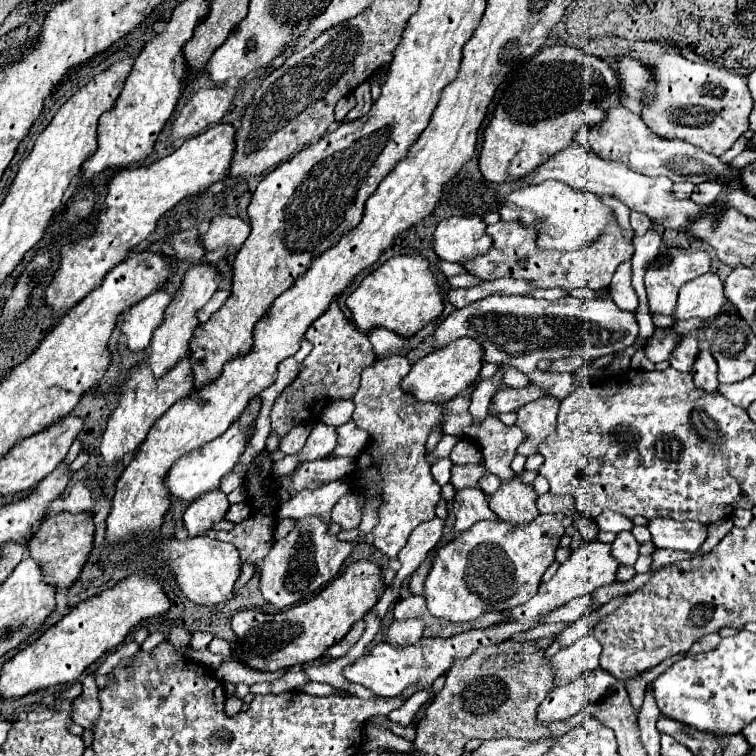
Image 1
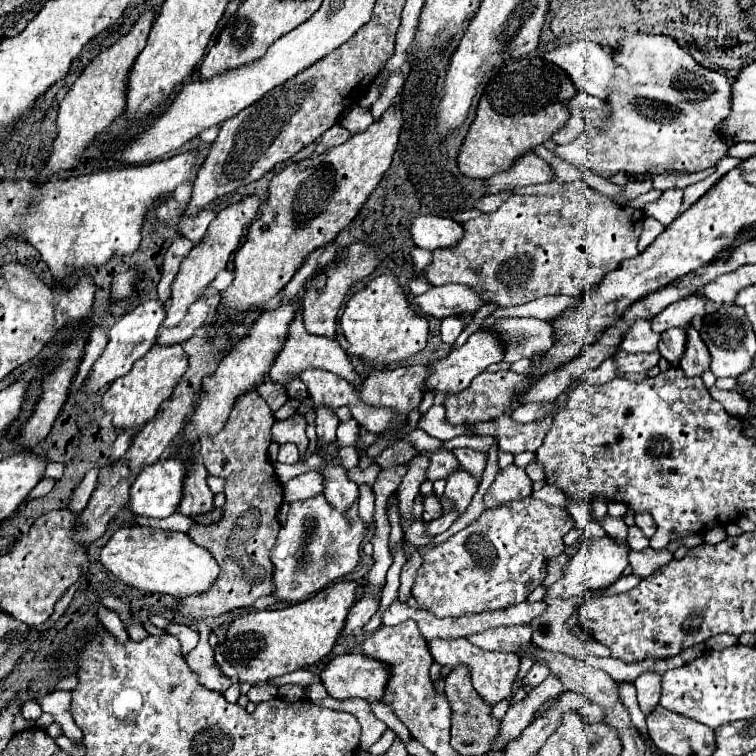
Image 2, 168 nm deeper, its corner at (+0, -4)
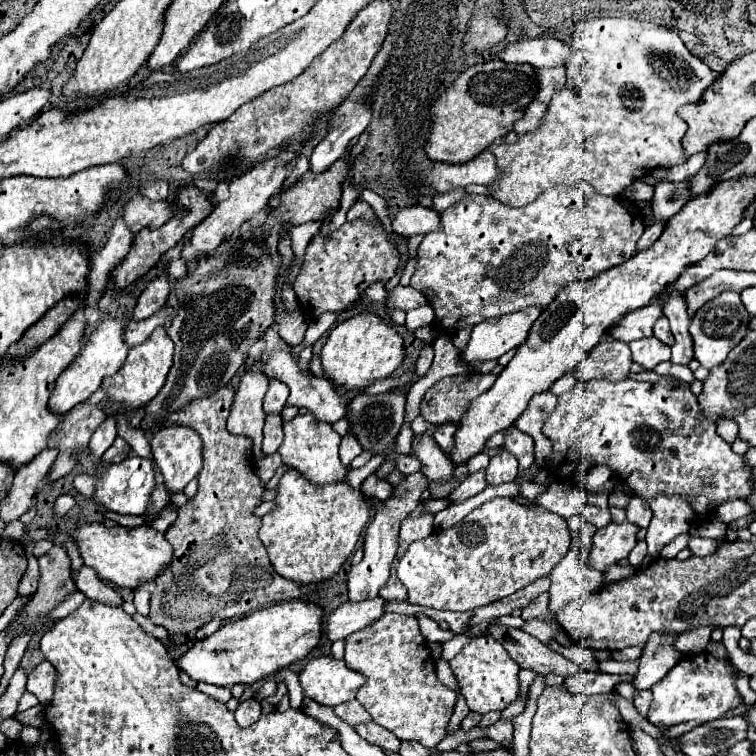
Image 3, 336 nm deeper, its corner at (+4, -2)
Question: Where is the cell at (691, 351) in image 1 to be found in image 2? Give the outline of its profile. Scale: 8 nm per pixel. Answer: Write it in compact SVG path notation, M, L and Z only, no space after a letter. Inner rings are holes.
M671 328L669 332L661 332L659 352L673 366L679 366L679 360L685 352L685 328Z

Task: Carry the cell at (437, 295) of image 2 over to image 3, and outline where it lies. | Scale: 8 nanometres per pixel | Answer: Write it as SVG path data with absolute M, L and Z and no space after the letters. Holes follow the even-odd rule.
M397 286L391 294L389 294L389 302L387 302L387 310L389 308L401 308L401 310L413 310L427 304L427 298L423 292L411 288L411 286Z

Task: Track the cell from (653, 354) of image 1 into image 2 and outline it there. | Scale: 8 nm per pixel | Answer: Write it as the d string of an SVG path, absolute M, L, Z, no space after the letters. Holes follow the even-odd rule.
M617 352L615 354L615 364L619 374L639 374L647 372L659 362L659 352L653 354L629 354L629 352Z

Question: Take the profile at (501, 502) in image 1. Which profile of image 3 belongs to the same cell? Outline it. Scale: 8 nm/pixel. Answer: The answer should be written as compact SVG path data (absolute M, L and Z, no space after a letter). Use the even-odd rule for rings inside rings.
M503 452L499 456L493 456L487 466L487 486L513 482L517 478L517 470L519 470L519 462L513 454Z

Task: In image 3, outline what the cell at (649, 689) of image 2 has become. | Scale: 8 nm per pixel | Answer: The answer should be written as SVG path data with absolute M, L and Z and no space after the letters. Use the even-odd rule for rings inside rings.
M653 634L653 638L649 638L639 658L641 664L633 680L633 686L637 690L651 690L653 684L657 684L683 658L683 654L673 648L673 642L675 636L661 638L659 634Z

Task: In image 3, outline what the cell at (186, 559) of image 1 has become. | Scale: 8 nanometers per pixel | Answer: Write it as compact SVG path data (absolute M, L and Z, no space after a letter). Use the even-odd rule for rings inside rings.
M81 522L73 540L77 542L85 564L91 566L101 576L101 580L109 580L121 588L137 588L139 584L155 582L155 578L165 572L173 560L173 546L167 542L165 534L153 526L107 528L97 522Z

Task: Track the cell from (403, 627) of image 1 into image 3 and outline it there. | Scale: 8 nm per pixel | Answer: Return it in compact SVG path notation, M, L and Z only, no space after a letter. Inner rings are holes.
M385 614L373 626L347 636L345 662L367 676L365 686L357 692L357 700L373 716L373 722L391 730L399 740L415 740L427 748L435 748L447 734L457 694L437 680L435 660L423 644L427 640L413 616Z

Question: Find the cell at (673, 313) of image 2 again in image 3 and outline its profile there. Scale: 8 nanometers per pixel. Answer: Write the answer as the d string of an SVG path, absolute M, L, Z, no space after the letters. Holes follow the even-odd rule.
M649 304L641 310L633 310L633 314L625 314L621 322L617 322L617 338L623 342L649 338L653 334L655 322L663 318L663 306L661 304Z

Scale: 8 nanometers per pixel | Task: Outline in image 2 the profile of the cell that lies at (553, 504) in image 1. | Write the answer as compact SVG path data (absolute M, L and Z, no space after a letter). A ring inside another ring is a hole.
M545 484L541 490L533 492L531 496L547 504L553 504L553 506L565 506L565 500L567 500L567 496L557 486L551 486L551 484Z

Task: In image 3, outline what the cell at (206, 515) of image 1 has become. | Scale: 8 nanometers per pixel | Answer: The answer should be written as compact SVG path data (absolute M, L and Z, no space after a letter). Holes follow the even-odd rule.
M165 426L151 438L151 454L159 466L165 488L169 494L183 492L185 486L197 478L203 458L201 458L201 438L195 430L187 426Z

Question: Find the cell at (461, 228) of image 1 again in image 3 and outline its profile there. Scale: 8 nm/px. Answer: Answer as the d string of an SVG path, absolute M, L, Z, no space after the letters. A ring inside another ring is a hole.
M409 206L401 210L393 220L393 230L399 236L411 238L411 236L425 236L429 232L441 230L441 218L435 210L425 206Z

